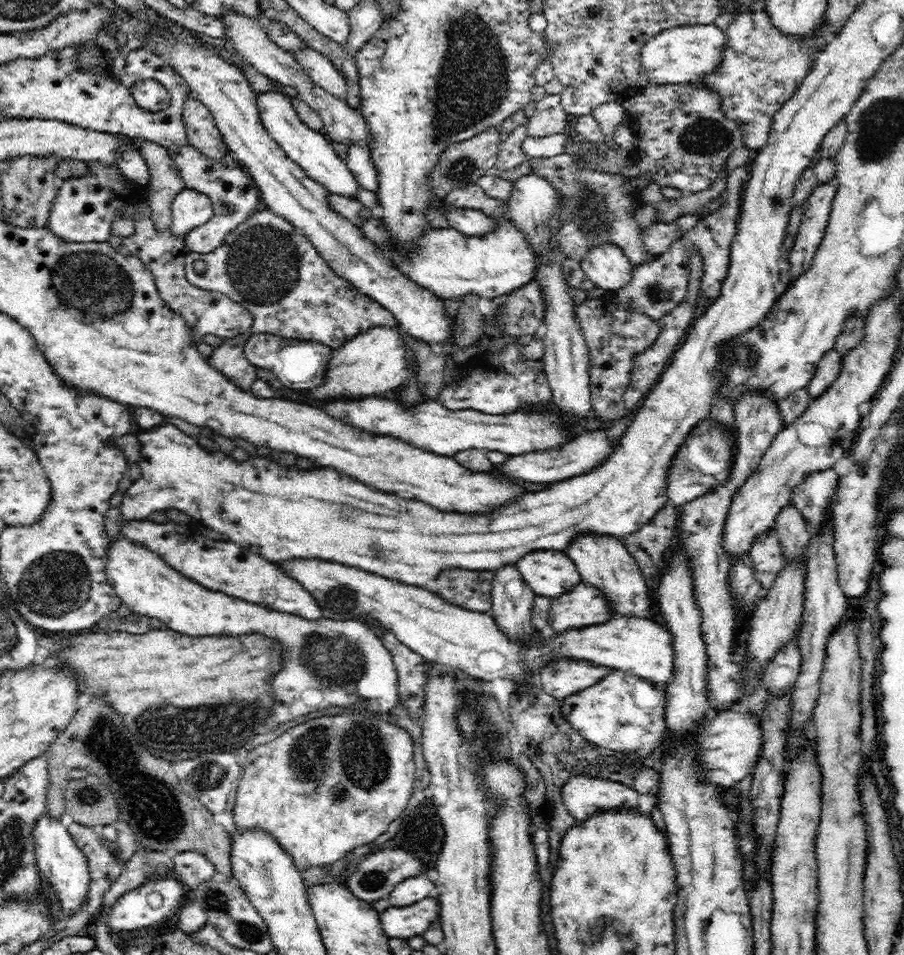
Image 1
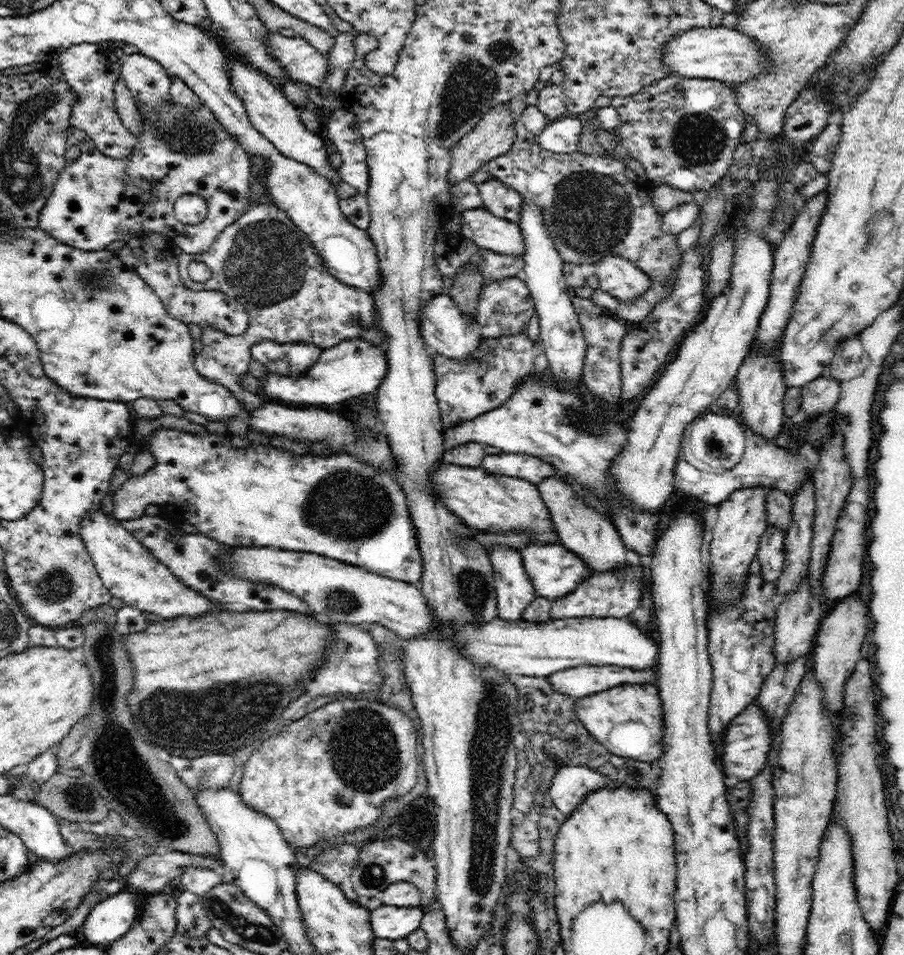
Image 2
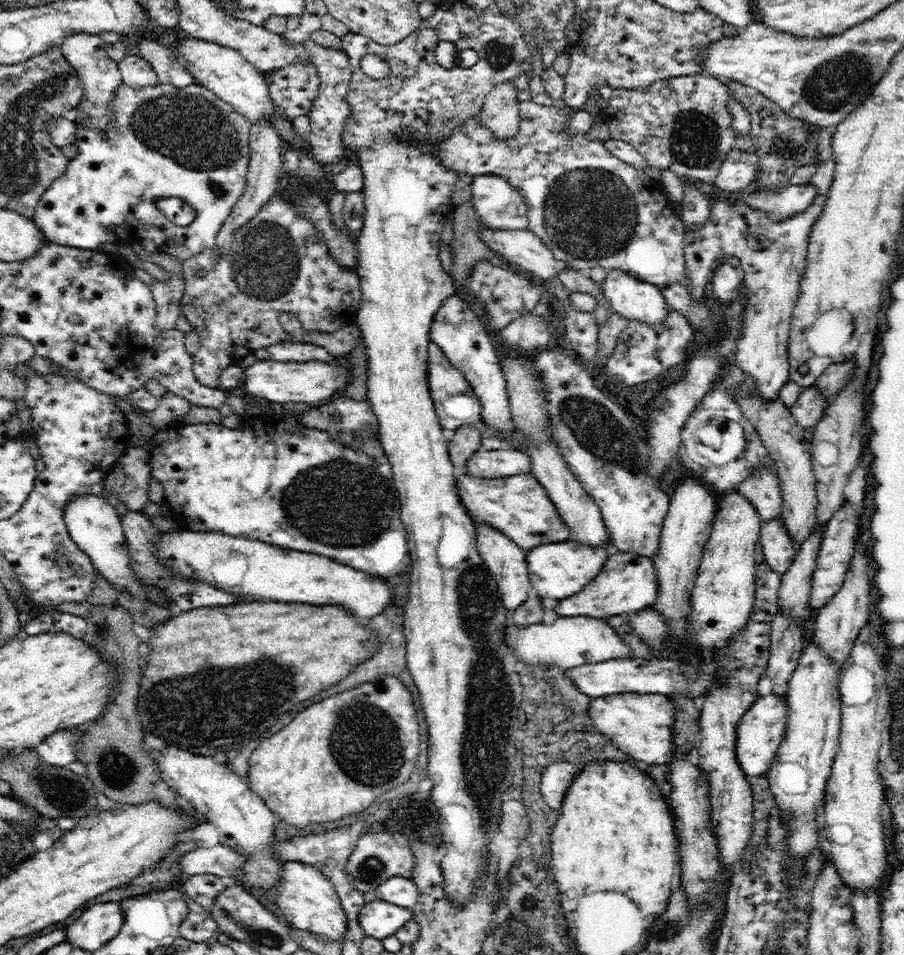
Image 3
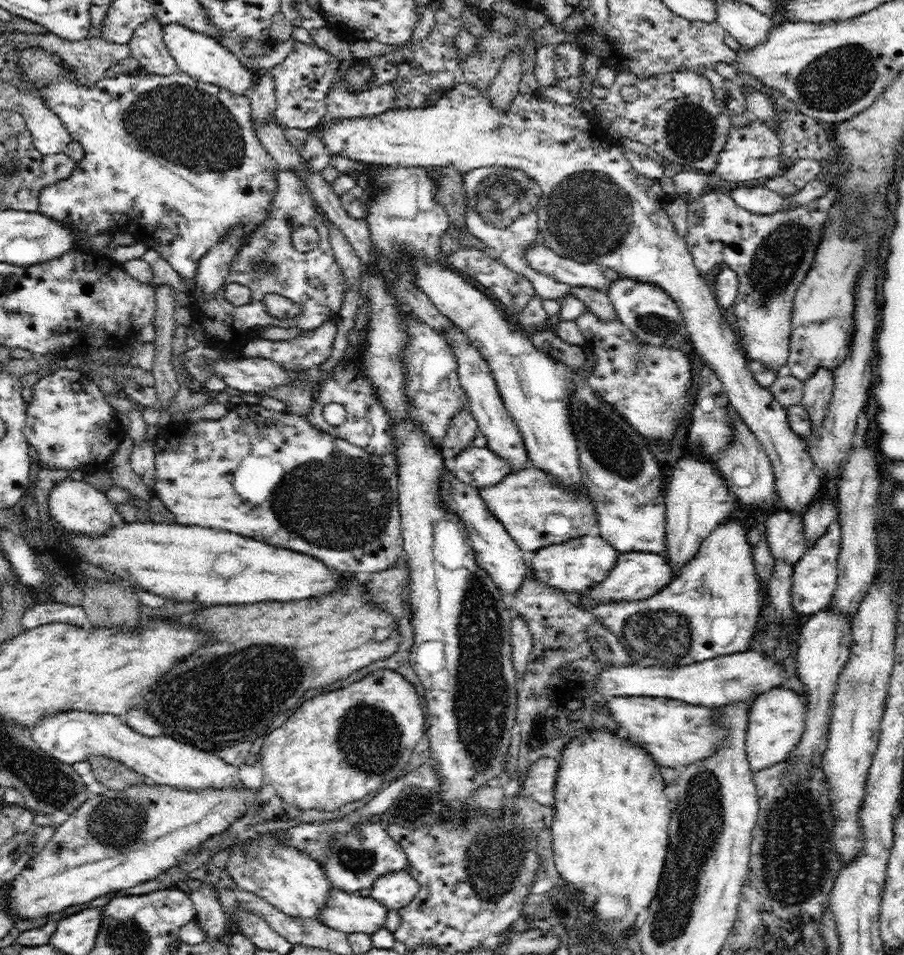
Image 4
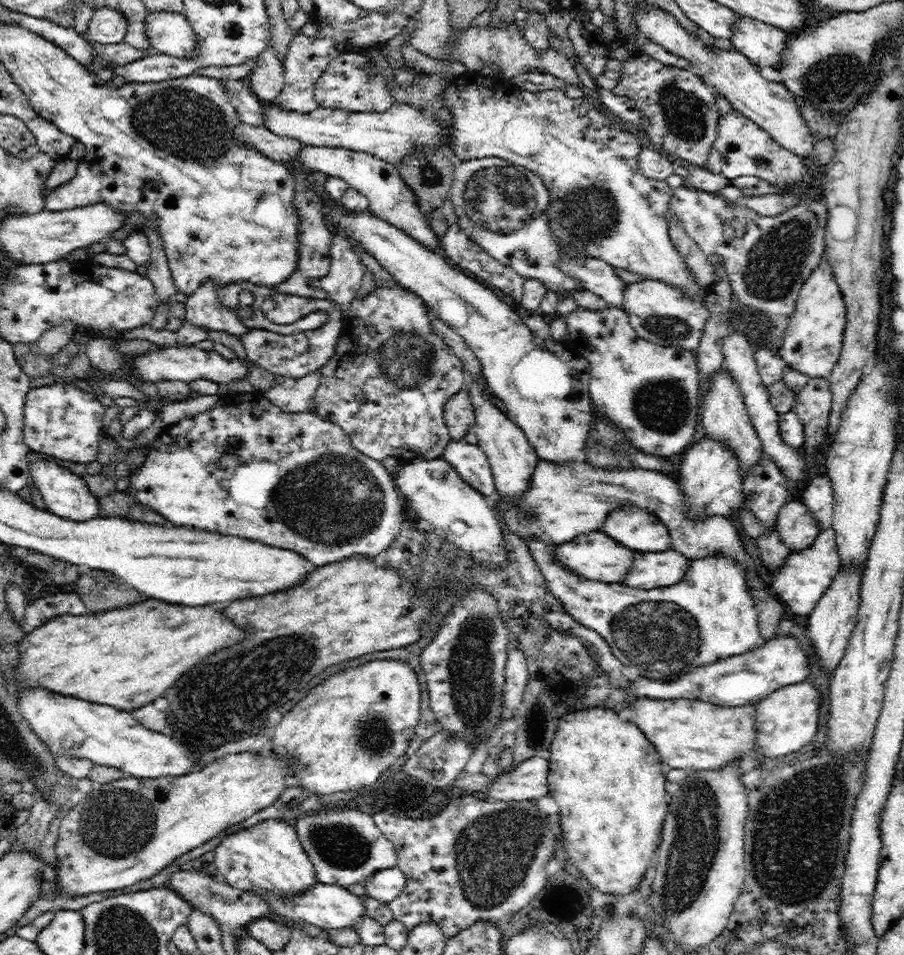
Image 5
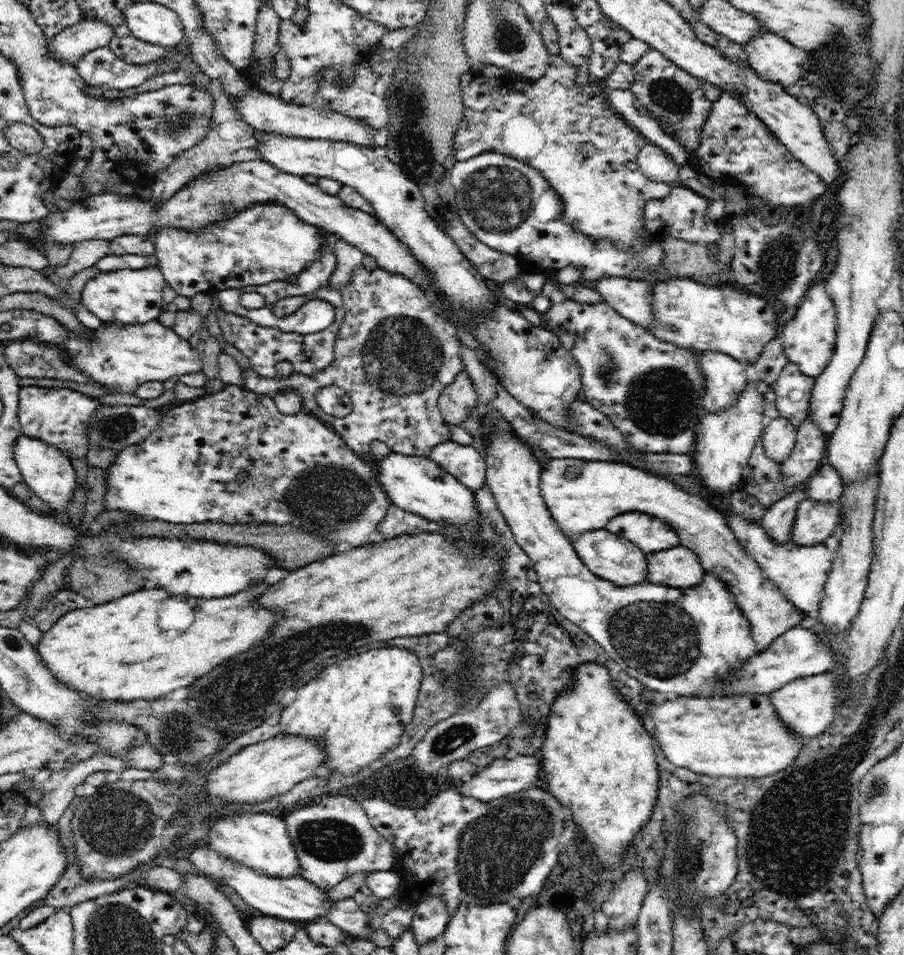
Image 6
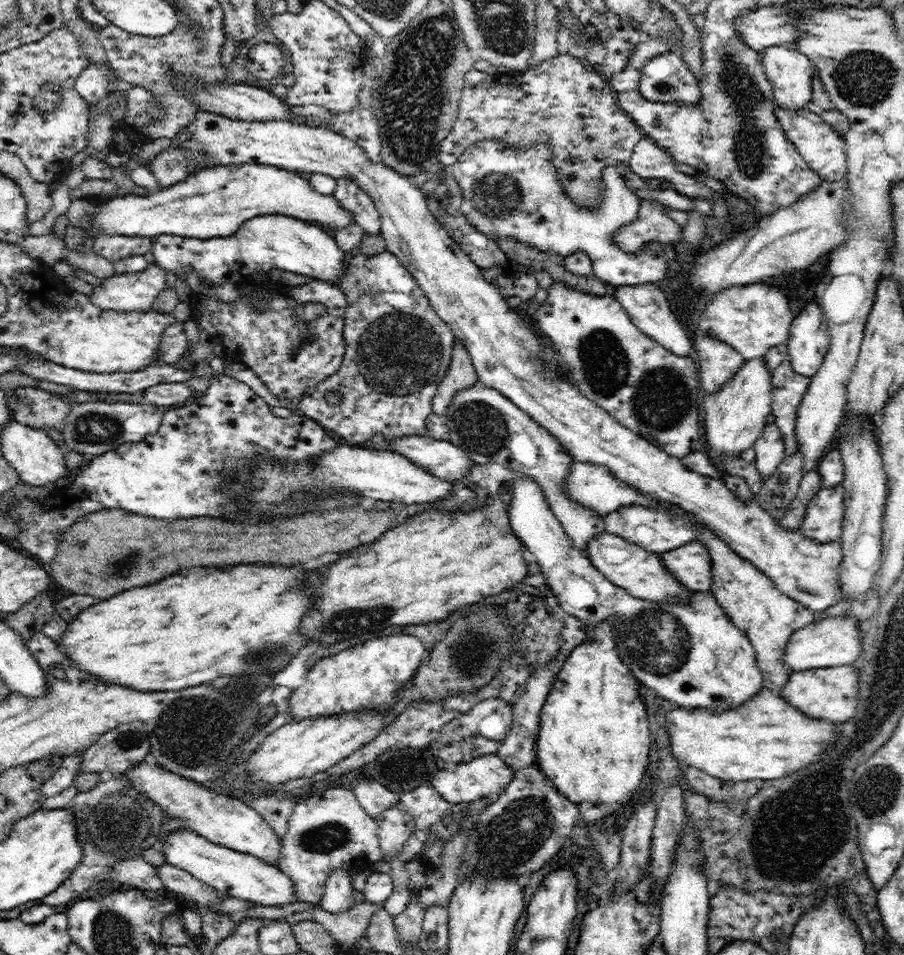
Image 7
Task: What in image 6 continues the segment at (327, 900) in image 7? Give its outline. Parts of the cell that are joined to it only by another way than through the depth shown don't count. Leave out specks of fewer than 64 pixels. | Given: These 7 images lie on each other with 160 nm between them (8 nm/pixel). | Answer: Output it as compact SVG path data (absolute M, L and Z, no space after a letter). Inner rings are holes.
M354 898L334 902L334 906L324 914L323 920L339 926L347 934L362 939L372 938L373 930L369 927L368 913L358 907Z

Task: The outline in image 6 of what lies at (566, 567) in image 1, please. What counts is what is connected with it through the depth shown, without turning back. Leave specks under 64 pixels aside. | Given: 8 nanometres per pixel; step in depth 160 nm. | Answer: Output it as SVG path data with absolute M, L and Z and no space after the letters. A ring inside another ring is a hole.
M600 528L583 532L573 544L577 555L584 561L585 567L600 578L612 581L620 586L647 582L647 554L626 537L618 536L605 528Z

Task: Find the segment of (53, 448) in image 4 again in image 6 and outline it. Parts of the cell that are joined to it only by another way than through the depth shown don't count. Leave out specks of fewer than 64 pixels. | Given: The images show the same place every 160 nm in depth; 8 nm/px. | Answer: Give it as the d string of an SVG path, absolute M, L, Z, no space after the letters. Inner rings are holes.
M35 385L21 387L18 396L18 415L23 434L59 448L70 459L86 459L86 453L91 448L86 437L86 426L101 406L99 400L70 388Z

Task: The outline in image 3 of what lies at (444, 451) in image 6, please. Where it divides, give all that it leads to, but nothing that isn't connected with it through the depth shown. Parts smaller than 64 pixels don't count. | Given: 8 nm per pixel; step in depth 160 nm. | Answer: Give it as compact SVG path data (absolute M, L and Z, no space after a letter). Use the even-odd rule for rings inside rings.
M524 450L476 451L468 460L464 472L472 477L500 478L531 472L530 457Z

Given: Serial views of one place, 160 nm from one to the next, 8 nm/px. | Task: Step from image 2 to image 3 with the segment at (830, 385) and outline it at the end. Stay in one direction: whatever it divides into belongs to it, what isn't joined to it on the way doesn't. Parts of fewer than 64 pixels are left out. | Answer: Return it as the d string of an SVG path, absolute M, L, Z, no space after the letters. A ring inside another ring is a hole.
M803 387L798 401L789 410L796 422L807 429L822 420L827 404L827 398L818 391L818 387Z

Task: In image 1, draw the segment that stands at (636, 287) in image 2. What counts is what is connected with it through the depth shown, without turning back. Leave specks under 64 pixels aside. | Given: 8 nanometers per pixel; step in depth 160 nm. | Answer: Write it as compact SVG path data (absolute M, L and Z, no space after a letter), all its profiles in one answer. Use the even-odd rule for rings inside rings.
M612 243L592 247L580 261L587 280L592 281L595 287L613 292L630 282L636 268L624 251Z

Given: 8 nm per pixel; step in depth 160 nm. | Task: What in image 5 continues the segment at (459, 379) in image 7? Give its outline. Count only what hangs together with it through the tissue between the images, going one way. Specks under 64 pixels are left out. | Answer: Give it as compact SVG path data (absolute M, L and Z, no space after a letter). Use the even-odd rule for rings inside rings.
M466 390L456 392L455 396L444 404L443 417L451 440L463 441L468 428L475 423L474 407Z

